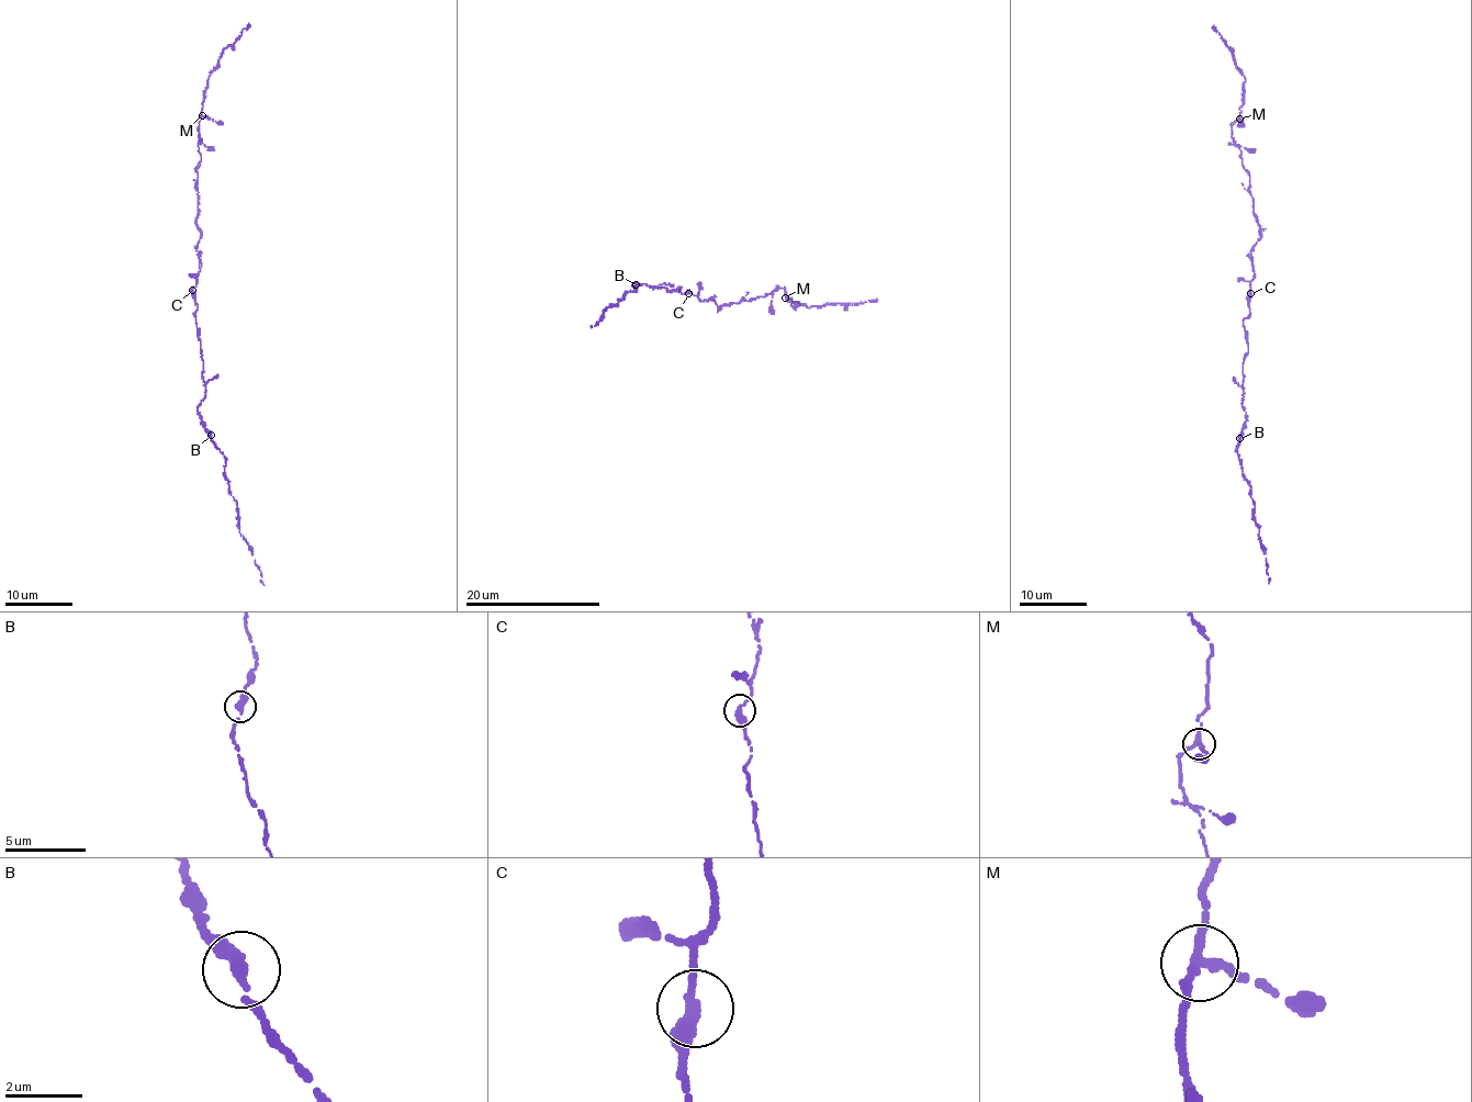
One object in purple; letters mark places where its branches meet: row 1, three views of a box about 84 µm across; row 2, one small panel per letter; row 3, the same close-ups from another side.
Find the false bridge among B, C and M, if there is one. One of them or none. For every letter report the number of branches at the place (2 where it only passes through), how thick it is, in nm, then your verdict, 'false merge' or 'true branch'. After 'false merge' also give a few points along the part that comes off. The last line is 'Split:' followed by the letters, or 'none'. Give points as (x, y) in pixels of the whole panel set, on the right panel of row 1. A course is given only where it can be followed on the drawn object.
B: 2 | 320 nm | true branch
C: 2 | 320 nm | true branch
M: 3 | 240 nm | true branch
Split: none

